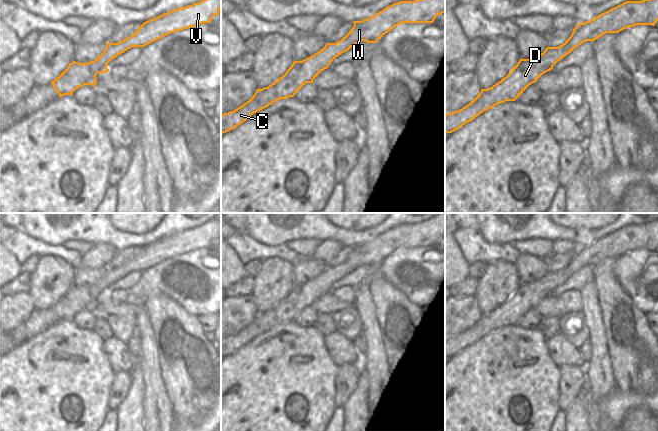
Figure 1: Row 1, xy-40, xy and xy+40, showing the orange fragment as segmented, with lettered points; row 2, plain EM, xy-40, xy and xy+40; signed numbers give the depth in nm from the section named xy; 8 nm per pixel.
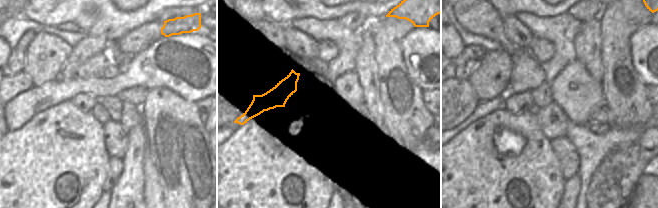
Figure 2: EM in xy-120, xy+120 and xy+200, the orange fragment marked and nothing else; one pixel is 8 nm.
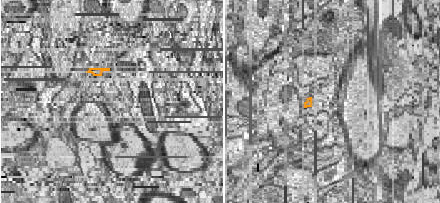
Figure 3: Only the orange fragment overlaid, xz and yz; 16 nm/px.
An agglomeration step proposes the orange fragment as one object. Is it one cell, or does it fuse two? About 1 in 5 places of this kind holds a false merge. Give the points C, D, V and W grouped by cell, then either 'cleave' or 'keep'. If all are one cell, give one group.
C D V W; keep

